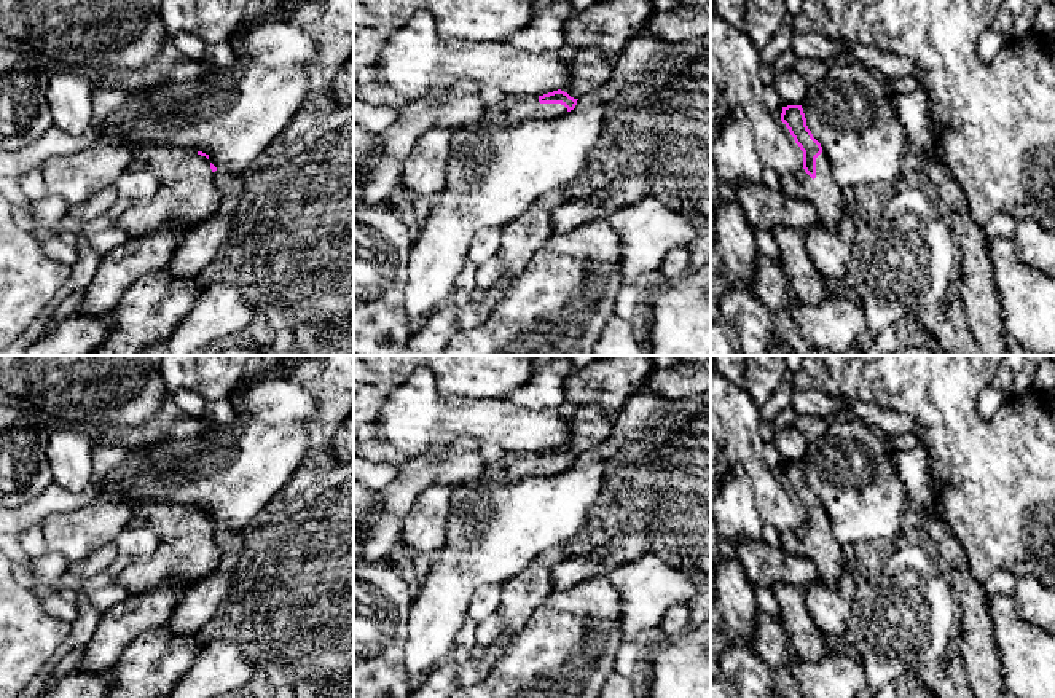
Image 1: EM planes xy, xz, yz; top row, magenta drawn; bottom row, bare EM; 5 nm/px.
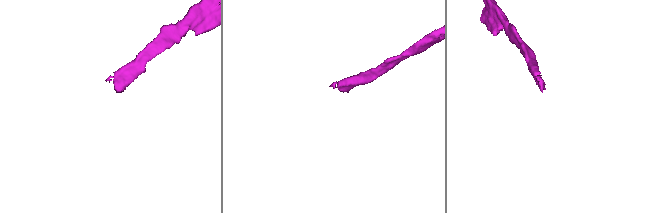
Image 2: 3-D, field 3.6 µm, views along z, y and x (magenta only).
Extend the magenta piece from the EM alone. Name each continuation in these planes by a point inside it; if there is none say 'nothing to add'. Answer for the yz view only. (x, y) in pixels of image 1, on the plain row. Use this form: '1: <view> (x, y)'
1: yz (824, 550)

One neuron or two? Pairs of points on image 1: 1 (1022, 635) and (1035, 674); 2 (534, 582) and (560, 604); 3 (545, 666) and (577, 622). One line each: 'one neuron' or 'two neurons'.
1: one neuron
2: two neurons
3: one neuron

